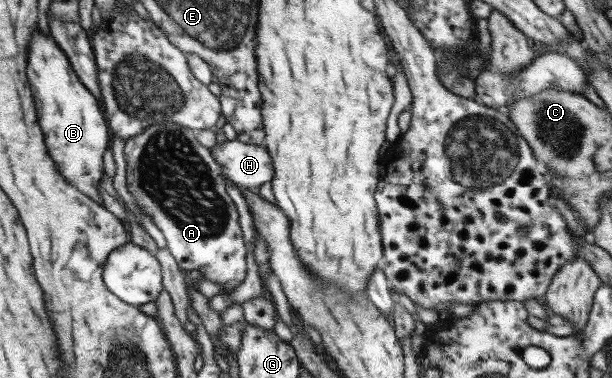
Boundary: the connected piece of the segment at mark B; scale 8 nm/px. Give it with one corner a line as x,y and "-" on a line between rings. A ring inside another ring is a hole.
35,28
28,43
28,65
26,76
30,84
37,112
38,125
44,133
44,142
56,169
66,177
66,181
84,195
103,205
98,194
100,180
105,171
104,153
110,138
105,113
97,100
80,82
70,59
60,49
52,37

